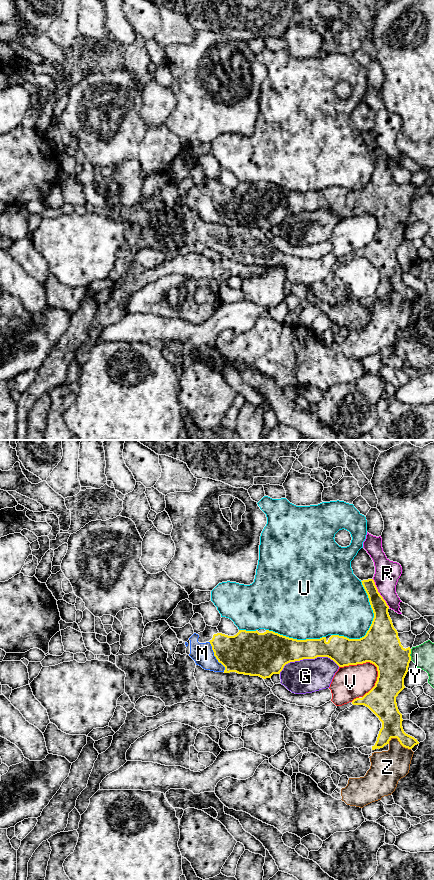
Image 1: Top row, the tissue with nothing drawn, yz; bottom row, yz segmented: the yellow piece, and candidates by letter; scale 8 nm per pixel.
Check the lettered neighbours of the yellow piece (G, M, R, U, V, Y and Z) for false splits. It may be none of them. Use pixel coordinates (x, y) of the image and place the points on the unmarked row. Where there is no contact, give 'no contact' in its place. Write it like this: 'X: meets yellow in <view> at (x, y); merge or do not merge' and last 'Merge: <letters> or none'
G: meets yellow in yz at (308, 210); do not merge
M: meets yellow in yz at (214, 207); merge
R: meets yellow in yz at (379, 145); do not merge
U: meets yellow in yz at (371, 176); do not merge
V: meets yellow in yz at (367, 213); do not merge
Y: meets yellow in yz at (410, 205); do not merge
Z: meets yellow in yz at (399, 293); do not merge
Merge: M

